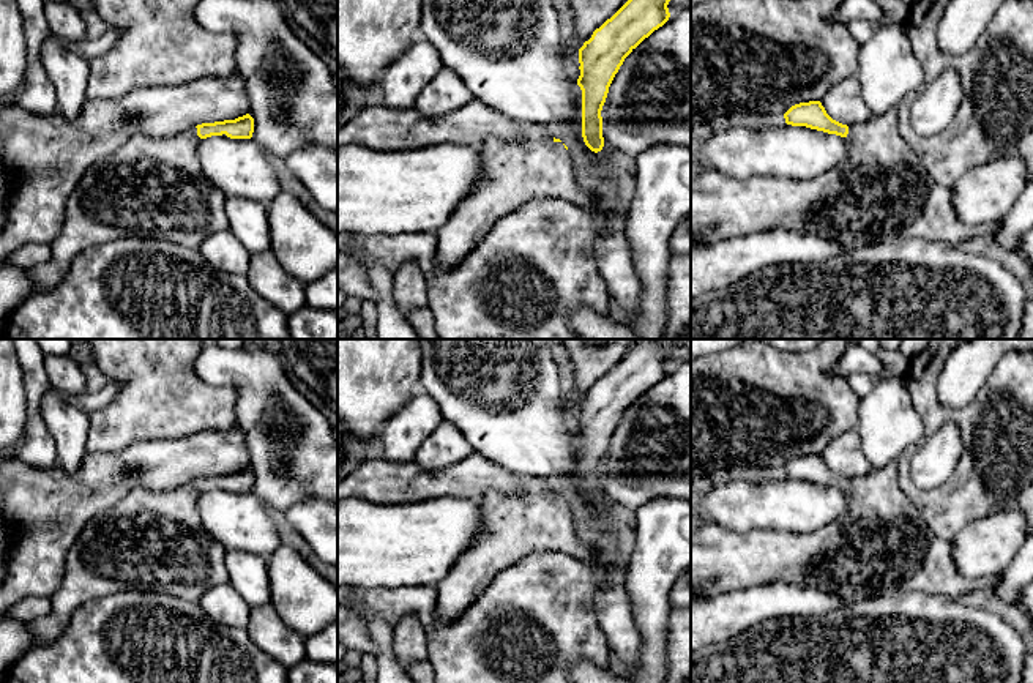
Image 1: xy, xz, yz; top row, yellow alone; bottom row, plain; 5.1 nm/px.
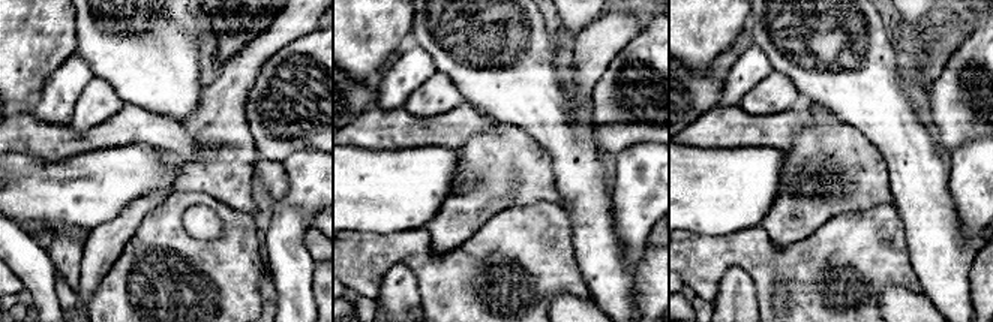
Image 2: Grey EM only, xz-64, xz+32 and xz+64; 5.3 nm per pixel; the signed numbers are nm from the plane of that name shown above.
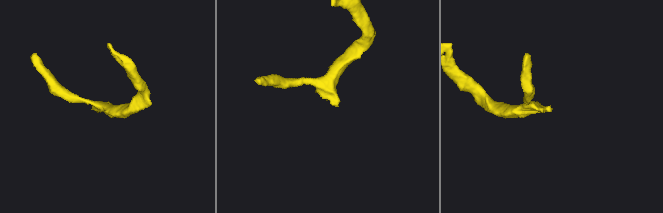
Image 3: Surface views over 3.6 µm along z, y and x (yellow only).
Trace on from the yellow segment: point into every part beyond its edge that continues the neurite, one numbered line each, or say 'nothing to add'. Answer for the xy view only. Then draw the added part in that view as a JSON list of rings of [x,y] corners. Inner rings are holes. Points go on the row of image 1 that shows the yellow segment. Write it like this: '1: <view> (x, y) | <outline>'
1: xy (150, 188) | [[[197,128],[161,139],[136,134],[110,156],[90,164],[66,202],[65,224],[50,243],[50,260],[27,270],[33,290],[54,289],[65,279],[73,259],[96,244],[139,237],[199,249],[210,233],[230,230],[224,208],[227,196],[203,175],[199,142]]]

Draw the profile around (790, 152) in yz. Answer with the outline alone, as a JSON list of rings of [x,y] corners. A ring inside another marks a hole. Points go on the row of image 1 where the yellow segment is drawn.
[[[785,125],[782,128],[714,129],[700,150],[714,172],[746,180],[781,177],[817,180],[847,159],[847,144],[841,136]]]

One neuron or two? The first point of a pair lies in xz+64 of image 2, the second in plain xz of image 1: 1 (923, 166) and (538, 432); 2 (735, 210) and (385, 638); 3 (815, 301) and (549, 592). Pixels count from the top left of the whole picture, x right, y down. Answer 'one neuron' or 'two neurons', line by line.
1: one neuron
2: two neurons
3: one neuron

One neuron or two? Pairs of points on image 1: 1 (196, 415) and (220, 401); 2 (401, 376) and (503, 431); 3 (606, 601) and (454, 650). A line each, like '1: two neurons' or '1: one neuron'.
1: one neuron
2: two neurons
3: two neurons

